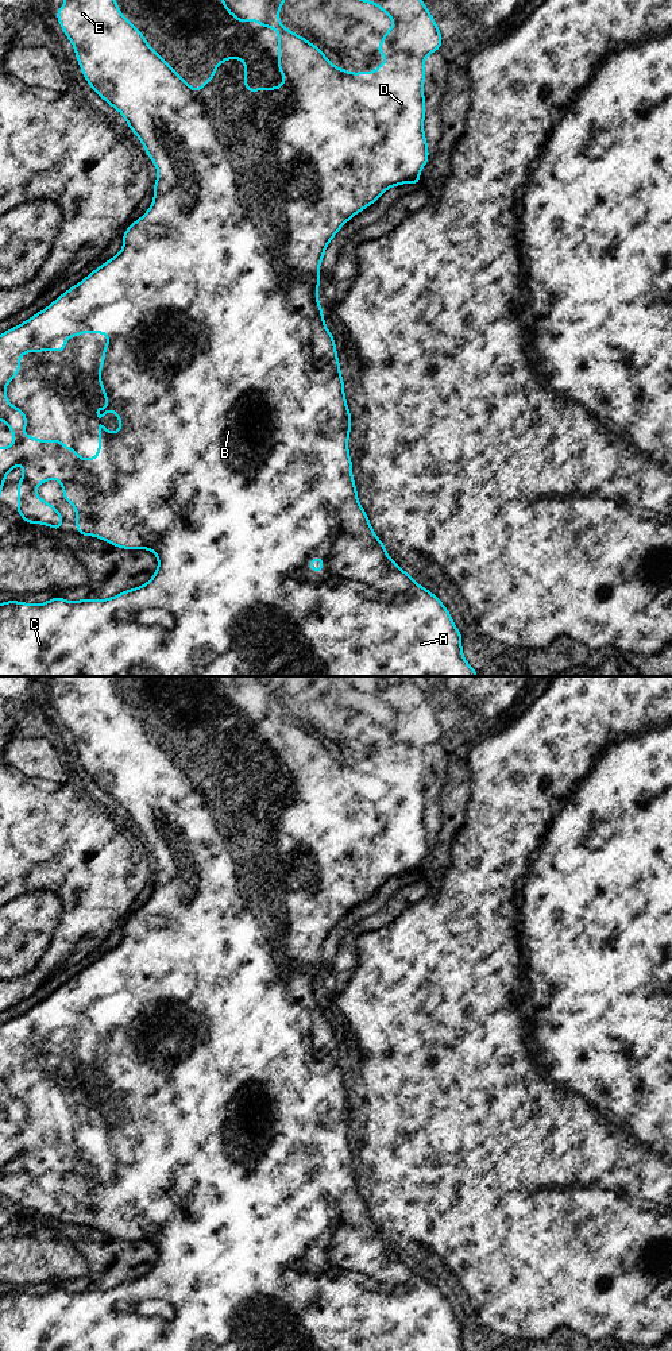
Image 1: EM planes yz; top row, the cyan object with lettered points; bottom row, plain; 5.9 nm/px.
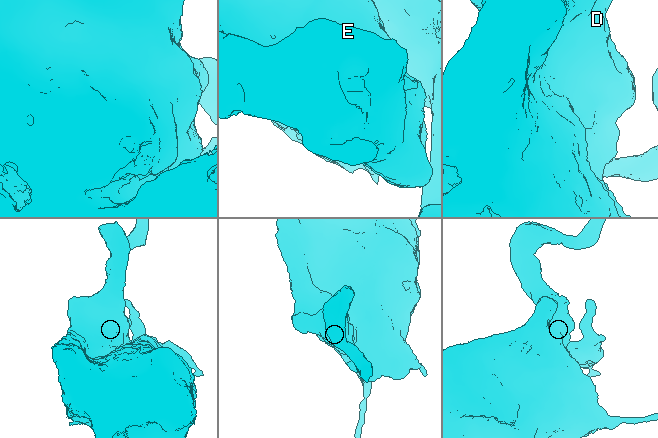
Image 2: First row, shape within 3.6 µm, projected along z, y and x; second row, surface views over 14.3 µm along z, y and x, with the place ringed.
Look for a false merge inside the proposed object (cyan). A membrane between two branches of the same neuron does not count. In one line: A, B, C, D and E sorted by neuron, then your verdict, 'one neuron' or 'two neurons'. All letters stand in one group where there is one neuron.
groups A B C D E; one neuron

